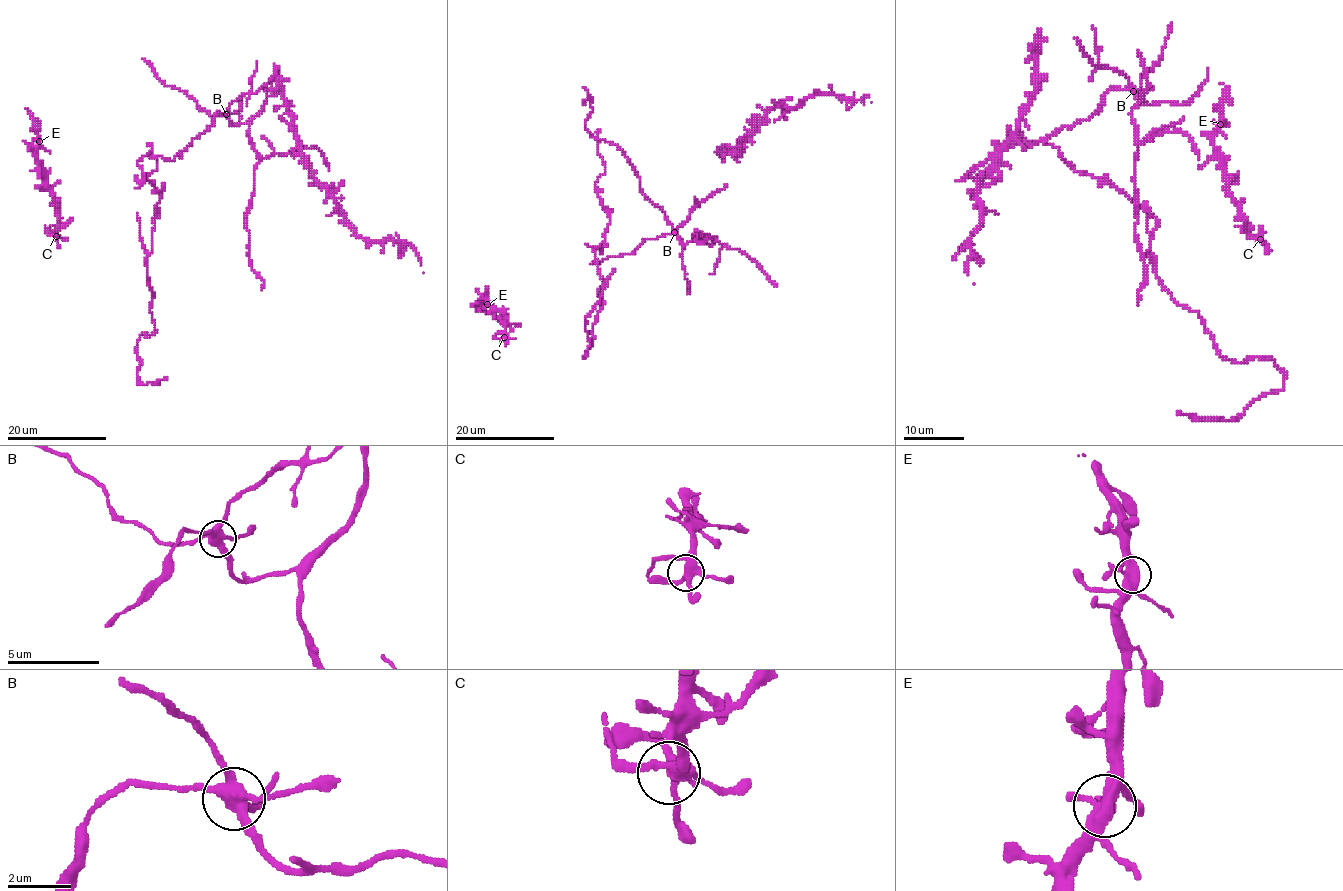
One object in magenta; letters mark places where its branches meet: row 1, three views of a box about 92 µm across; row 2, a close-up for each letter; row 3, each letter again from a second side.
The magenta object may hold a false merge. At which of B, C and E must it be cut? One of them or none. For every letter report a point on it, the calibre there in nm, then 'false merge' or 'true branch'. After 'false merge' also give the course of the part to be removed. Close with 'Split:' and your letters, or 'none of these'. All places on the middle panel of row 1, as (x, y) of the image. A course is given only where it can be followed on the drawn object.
B: at (674, 232); 440 nm thick; false merge; foreign part runs (674, 232), (620, 149), (597, 140), (609, 223), (594, 249), (603, 302), (584, 356), (587, 317), (616, 268)
C: at (504, 337); 400 nm thick; true branch
E: at (487, 304); 440 nm thick; true branch
Split: B

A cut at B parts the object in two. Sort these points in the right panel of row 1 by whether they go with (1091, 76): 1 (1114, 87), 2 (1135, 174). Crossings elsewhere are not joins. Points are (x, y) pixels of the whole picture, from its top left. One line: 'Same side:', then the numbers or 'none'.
Same side: 2

